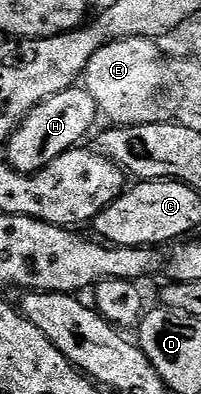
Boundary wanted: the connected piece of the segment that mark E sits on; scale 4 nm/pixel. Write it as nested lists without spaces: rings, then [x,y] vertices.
[[[127,37],[125,40],[107,42],[96,51],[85,70],[88,92],[95,101],[96,110],[110,120],[112,126],[141,126],[145,123],[163,122],[170,118],[165,105],[165,91],[169,83],[170,62],[163,56],[162,48],[154,38]]]

